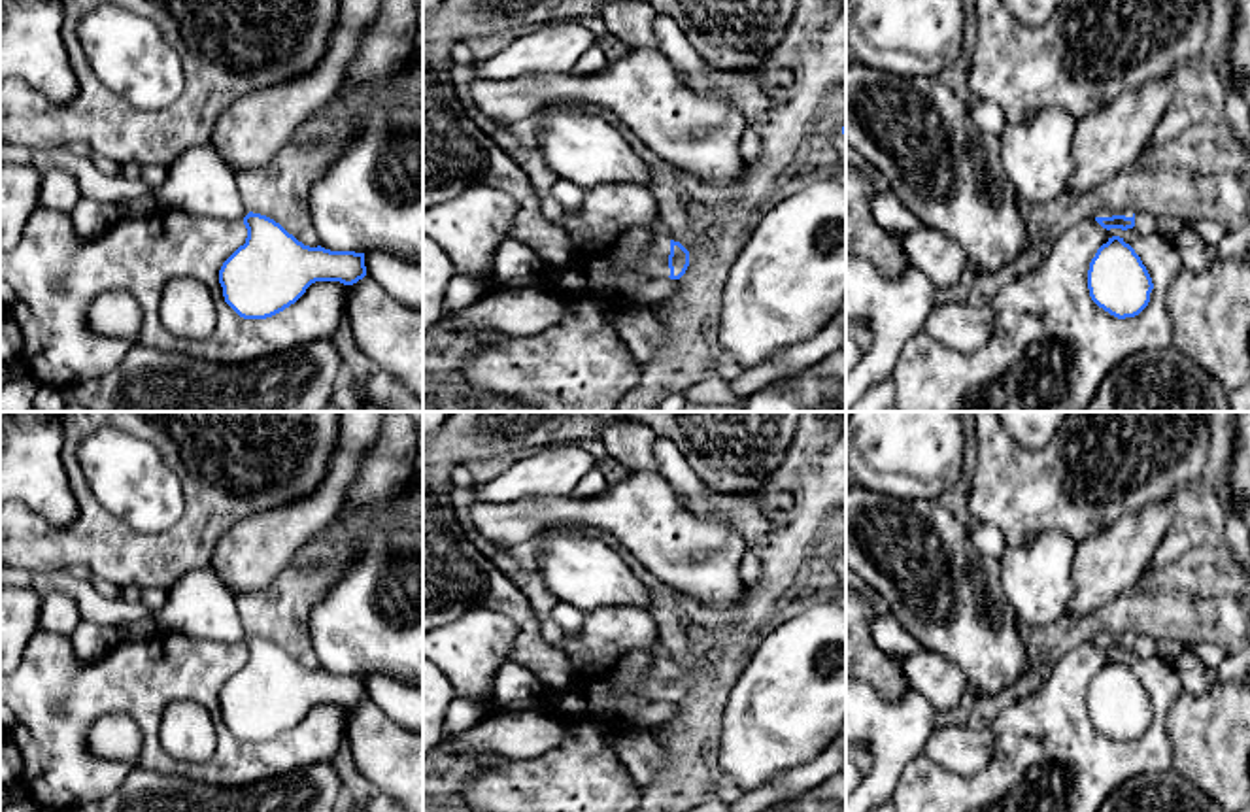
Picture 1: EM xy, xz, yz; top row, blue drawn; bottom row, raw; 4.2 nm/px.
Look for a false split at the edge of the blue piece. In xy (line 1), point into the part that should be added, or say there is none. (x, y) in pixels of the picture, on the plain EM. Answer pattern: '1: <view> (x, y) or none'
1: xy (201, 605)

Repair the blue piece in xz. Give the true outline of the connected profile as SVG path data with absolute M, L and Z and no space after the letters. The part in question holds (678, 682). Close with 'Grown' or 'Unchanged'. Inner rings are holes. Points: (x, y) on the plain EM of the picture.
M667 657L659 659L651 672L640 680L636 693L653 701L680 702L689 689L689 674L670 663Z. Grown

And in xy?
M211 565L183 574L155 619L164 631L245 648L245 667L219 693L225 725L244 742L283 735L315 704L353 708L366 699L364 676L304 668L274 642L247 634L234 591Z. Grown

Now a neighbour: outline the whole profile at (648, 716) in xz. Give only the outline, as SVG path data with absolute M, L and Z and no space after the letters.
M625 699L608 702L604 716L617 716L625 721L629 731L653 731L678 714L676 702L653 701L636 704Z

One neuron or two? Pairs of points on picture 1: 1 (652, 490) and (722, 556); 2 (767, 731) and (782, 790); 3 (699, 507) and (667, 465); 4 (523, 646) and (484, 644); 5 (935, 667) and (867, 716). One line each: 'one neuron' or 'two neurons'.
1: one neuron
2: two neurons
3: one neuron
4: two neurons
5: two neurons

